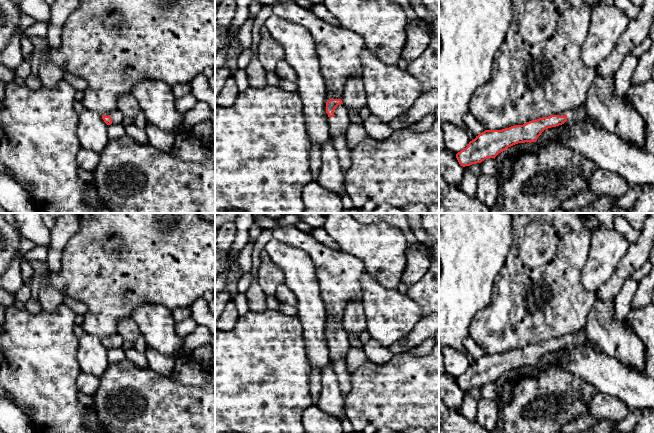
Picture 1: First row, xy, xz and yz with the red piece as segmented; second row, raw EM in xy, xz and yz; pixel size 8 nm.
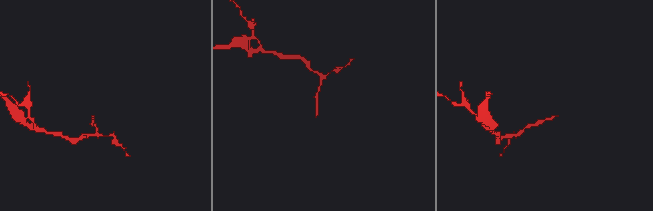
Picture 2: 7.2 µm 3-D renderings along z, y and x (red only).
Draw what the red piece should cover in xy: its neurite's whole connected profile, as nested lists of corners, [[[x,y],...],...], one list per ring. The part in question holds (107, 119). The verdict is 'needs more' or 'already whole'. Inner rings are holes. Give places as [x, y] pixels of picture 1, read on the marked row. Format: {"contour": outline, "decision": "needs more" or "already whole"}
{"contour": [[[119,110],[102,115],[102,119],[107,125],[120,124],[123,122],[124,118],[124,115]]], "decision": "needs more"}

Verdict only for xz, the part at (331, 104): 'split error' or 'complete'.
split error

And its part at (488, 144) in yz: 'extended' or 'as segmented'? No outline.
extended

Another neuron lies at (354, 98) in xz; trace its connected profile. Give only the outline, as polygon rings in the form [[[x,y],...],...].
[[[350,78],[345,84],[341,100],[349,113],[359,113],[367,105],[367,95],[363,81],[359,78]]]

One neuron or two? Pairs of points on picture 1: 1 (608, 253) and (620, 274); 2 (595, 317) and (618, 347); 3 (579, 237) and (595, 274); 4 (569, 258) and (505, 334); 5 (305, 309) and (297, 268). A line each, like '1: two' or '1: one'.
1: two
2: one
3: two
4: one
5: one

